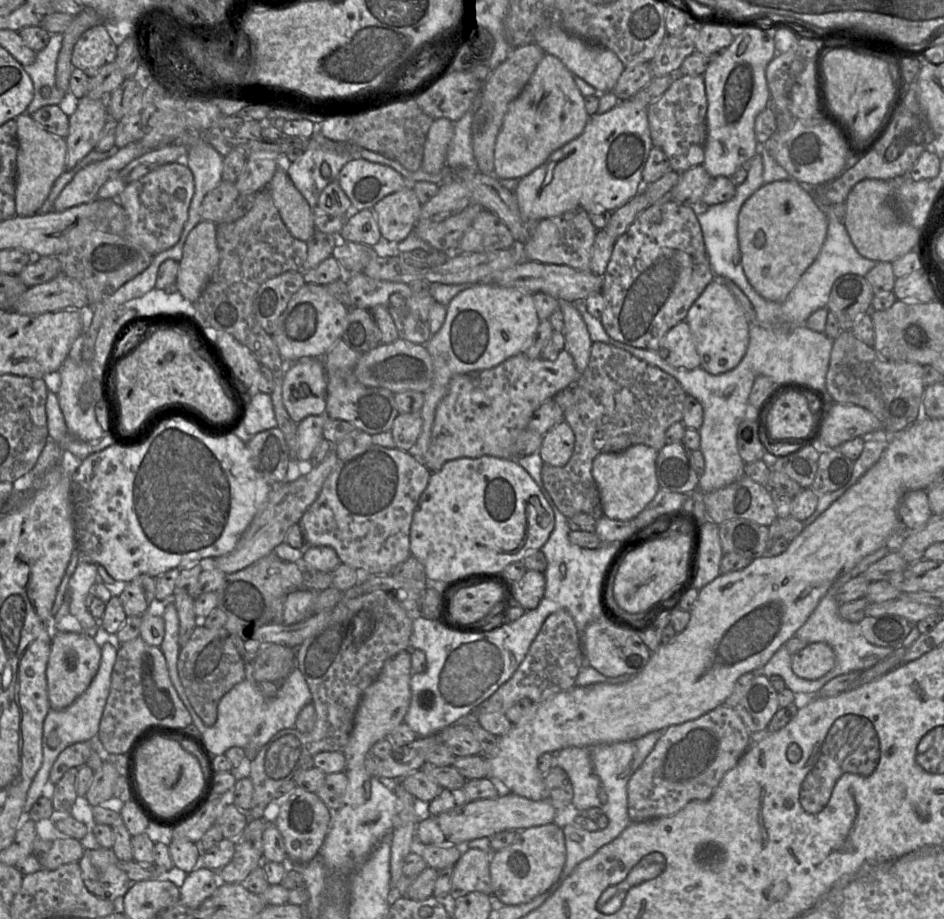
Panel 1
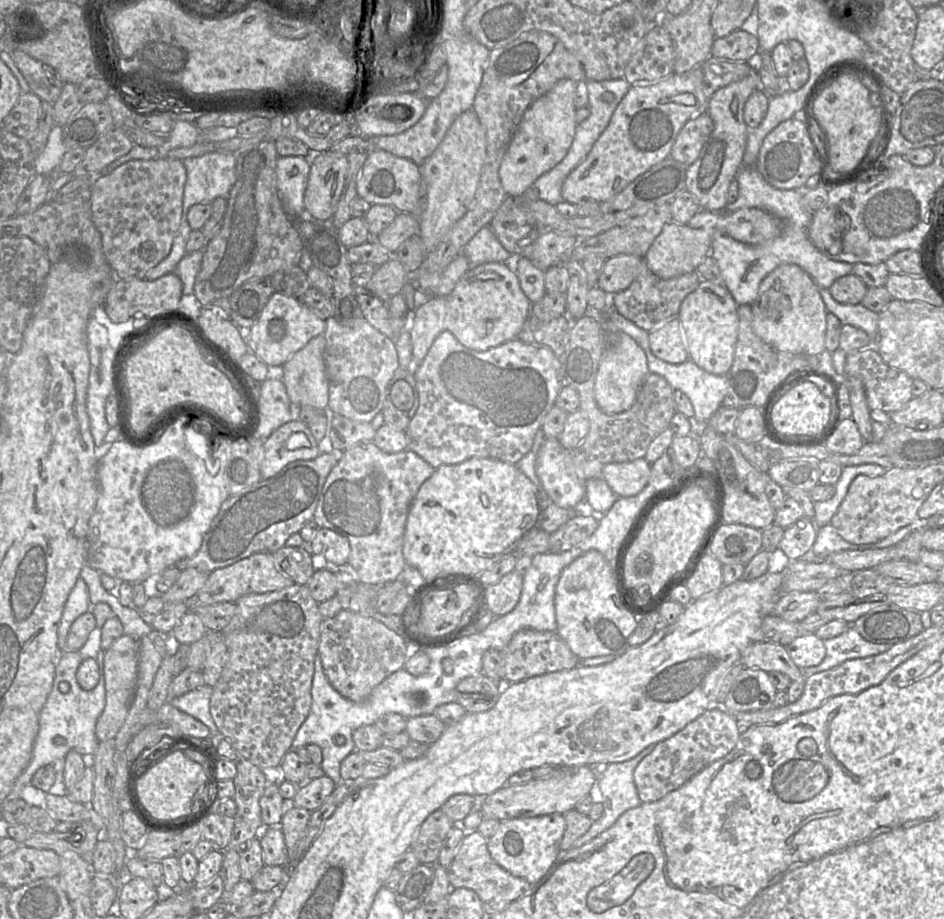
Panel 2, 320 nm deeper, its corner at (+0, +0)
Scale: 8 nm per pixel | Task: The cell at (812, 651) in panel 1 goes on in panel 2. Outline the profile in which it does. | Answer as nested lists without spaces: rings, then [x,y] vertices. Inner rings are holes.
[[[815,633],[801,634],[785,648],[798,668],[817,666],[826,656],[824,642]]]

